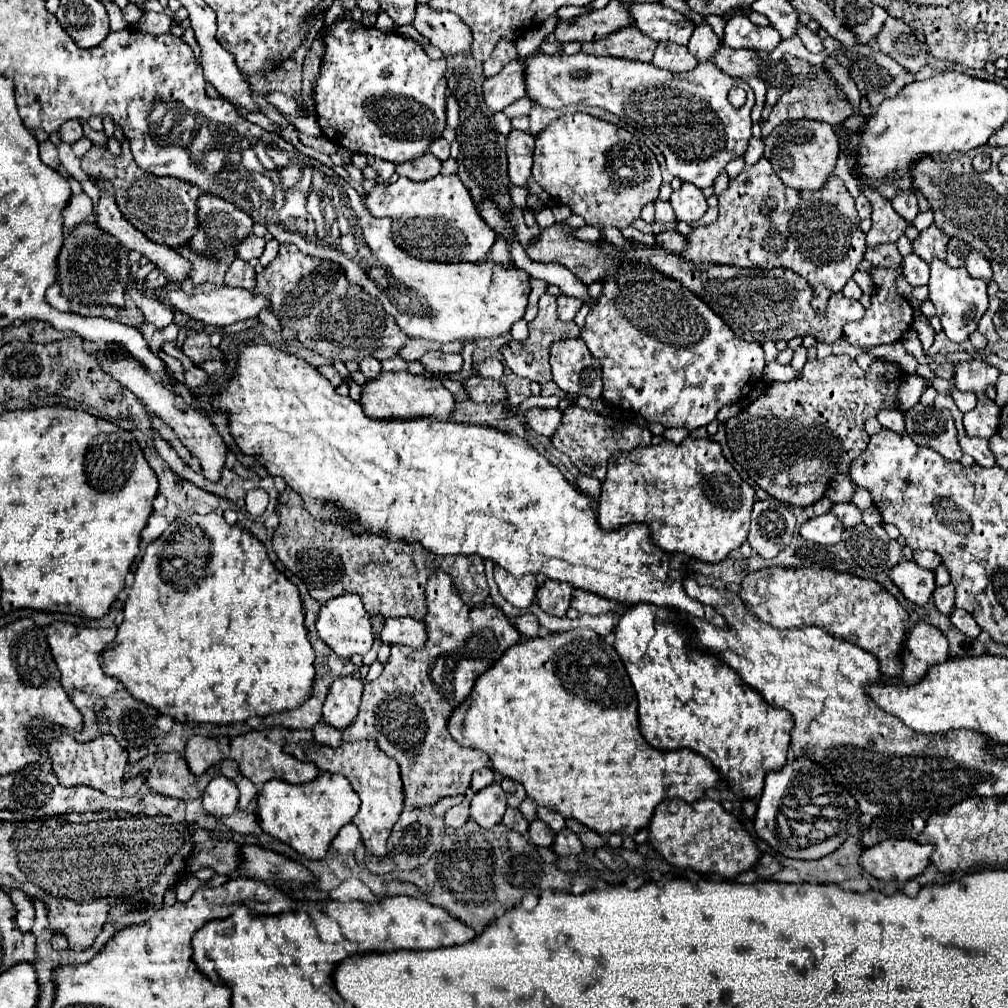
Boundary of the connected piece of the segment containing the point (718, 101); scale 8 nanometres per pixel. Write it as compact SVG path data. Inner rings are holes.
M534 53L526 59L526 89L528 97L540 105L540 107L552 107L560 109L566 105L590 105L590 107L602 107L616 117L620 117L624 123L636 127L642 131L666 157L668 171L688 183L694 183L696 187L712 187L714 179L726 169L726 165L732 159L738 159L746 153L748 141L752 139L752 119L750 111L754 107L754 93L748 83L734 79L730 75L724 75L714 63L704 61L698 63L696 69L686 73L672 73L654 67L652 63L634 61L634 59L608 59L608 57L594 57L586 53L576 53L572 57L568 55L544 55ZM740 85L746 89L748 99L742 107L732 107L728 101L728 91Z

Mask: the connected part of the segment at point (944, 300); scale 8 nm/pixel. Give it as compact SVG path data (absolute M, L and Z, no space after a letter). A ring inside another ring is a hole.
M934 259L930 265L930 301L936 307L936 313L942 321L942 329L948 335L950 341L962 343L968 339L970 333L978 329L978 321L988 309L988 293L986 293L986 281L974 279L968 275L964 267L952 269L946 261Z

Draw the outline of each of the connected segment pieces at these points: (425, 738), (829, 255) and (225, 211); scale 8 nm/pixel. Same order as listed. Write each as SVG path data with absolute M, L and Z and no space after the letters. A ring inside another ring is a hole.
M442 571L430 575L426 585L428 643L422 651L392 645L392 655L382 675L364 685L356 721L342 731L344 741L374 739L378 747L398 761L404 781L404 803L432 807L442 797L464 795L472 775L488 765L480 749L460 747L450 731L448 717L464 699L480 673L488 671L504 651L522 641L500 607L468 607L456 593L450 577Z
M762 157L756 165L746 167L736 179L730 179L730 187L728 187L722 195L718 195L718 211L720 211L720 215L718 215L716 223L706 225L706 227L696 227L696 229L688 235L688 247L686 247L680 255L682 255L684 259L688 259L688 261L694 261L694 263L706 263L706 261L710 261L710 263L736 265L736 267L760 267L760 269L786 267L786 269L792 269L792 271L798 273L800 277L808 279L808 283L814 287L816 297L814 297L814 301L812 301L812 307L814 307L818 313L822 313L824 307L826 307L828 297L830 297L832 293L840 291L840 289L846 285L846 281L848 281L848 279L852 277L852 273L858 269L858 263L864 259L864 251L866 251L864 237L866 237L866 235L864 235L864 231L860 229L860 217L858 217L856 207L854 207L854 197L848 193L848 189L844 187L842 179L838 179L838 177L830 177L830 181L828 181L822 189L818 189L818 191L798 191L798 189L786 187L786 185L780 181L780 177L778 177L774 171L770 171L770 169L772 169L772 165Z
M200 195L200 199L196 201L196 217L198 217L198 227L196 233L192 235L192 239L186 243L186 247L196 253L196 255L204 255L214 259L220 265L230 265L236 259L236 243L240 243L240 239L248 237L248 233L252 233L252 219L240 211L236 205L214 197L214 195Z

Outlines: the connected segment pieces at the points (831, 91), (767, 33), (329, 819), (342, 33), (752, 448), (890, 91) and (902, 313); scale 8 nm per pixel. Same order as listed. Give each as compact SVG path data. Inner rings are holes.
M784 55L782 57L786 65L788 65L789 71L793 76L804 76L804 80L811 80L808 83L796 83L792 89L788 89L772 107L770 115L766 117L766 121L762 121L762 137L766 137L774 127L778 127L780 123L788 121L788 119L816 119L816 121L824 121L824 123L830 123L830 125L836 125L836 123L842 123L846 121L854 109L852 105L848 103L846 95L842 93L840 85L832 79L832 74L824 66L812 65L807 61L792 57L792 55Z
M736 15L726 21L724 45L732 49L756 49L772 53L780 43L780 35L774 27L758 27L748 17Z
M320 773L312 783L300 783L290 785L280 779L270 779L264 783L262 793L258 797L258 817L260 827L288 843L292 849L296 849L300 855L308 859L322 859L332 843L332 839L338 835L338 831L352 821L352 817L358 813L360 797L344 779L344 775L336 773Z
M340 19L322 29L326 51L314 85L316 113L324 135L352 153L374 155L392 163L404 163L428 153L428 147L446 129L446 57L430 59L420 43L396 31L384 33L356 21Z
M830 355L824 359L806 361L802 373L786 383L770 383L766 391L742 409L736 417L726 421L728 445L734 461L756 481L768 495L776 497L794 507L808 507L826 495L826 487L832 483L836 473L848 475L852 459L856 459L870 441L864 423L876 417L882 409L898 409L896 389L900 387L900 377L892 373L902 373L896 363L876 359L864 373L856 361L848 355Z
M828 36L824 39L824 47L826 47L828 53L842 51L842 53L850 59L850 63L852 63L852 81L856 83L858 91L868 99L870 107L874 107L874 109L880 107L880 103L882 103L884 99L898 95L904 85L916 81L916 79L914 79L914 73L910 73L908 69L900 67L892 57L884 55L882 51L878 51L878 47L876 47L874 43L866 43L866 45L856 43L856 45L852 45L852 47L846 47L846 45L842 45L838 39Z
M882 267L872 269L872 277L874 277L874 283L876 283L876 293L872 295L872 305L870 305L870 309L866 311L866 315L860 321L848 323L844 327L844 335L846 335L850 345L860 347L860 349L868 349L872 345L896 343L910 329L914 311L912 311L910 303L902 295L896 293L896 287L894 287L894 279L900 273L902 273L900 269L882 269Z

